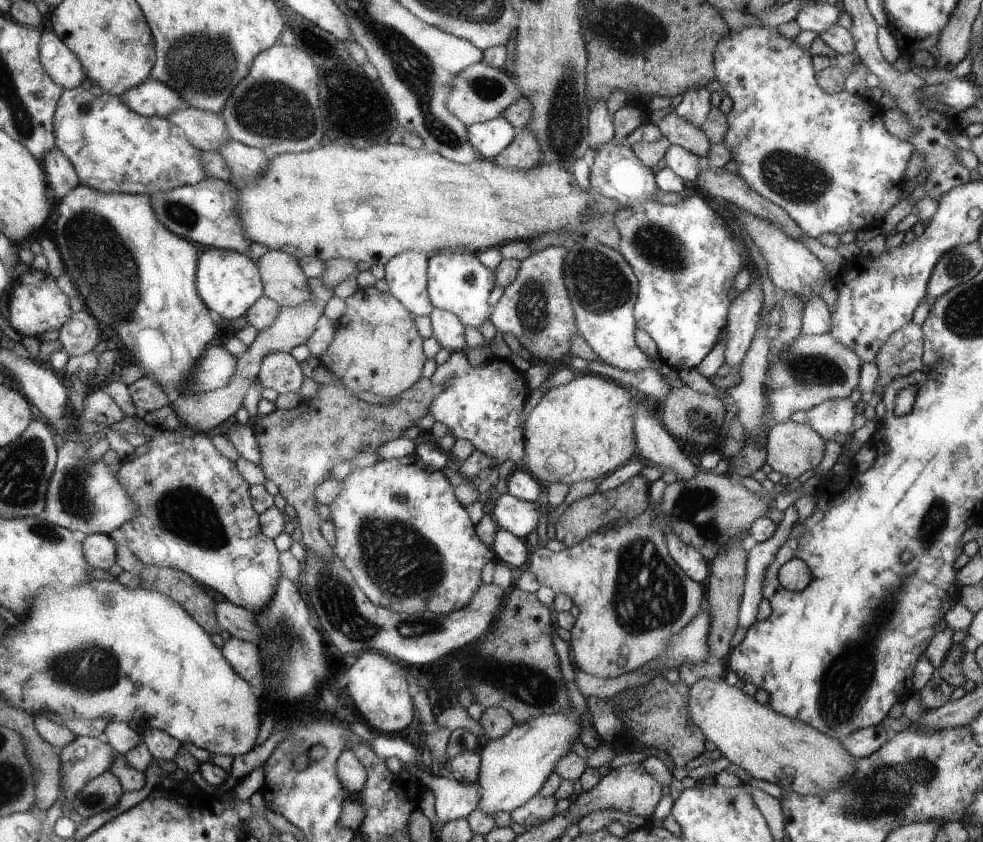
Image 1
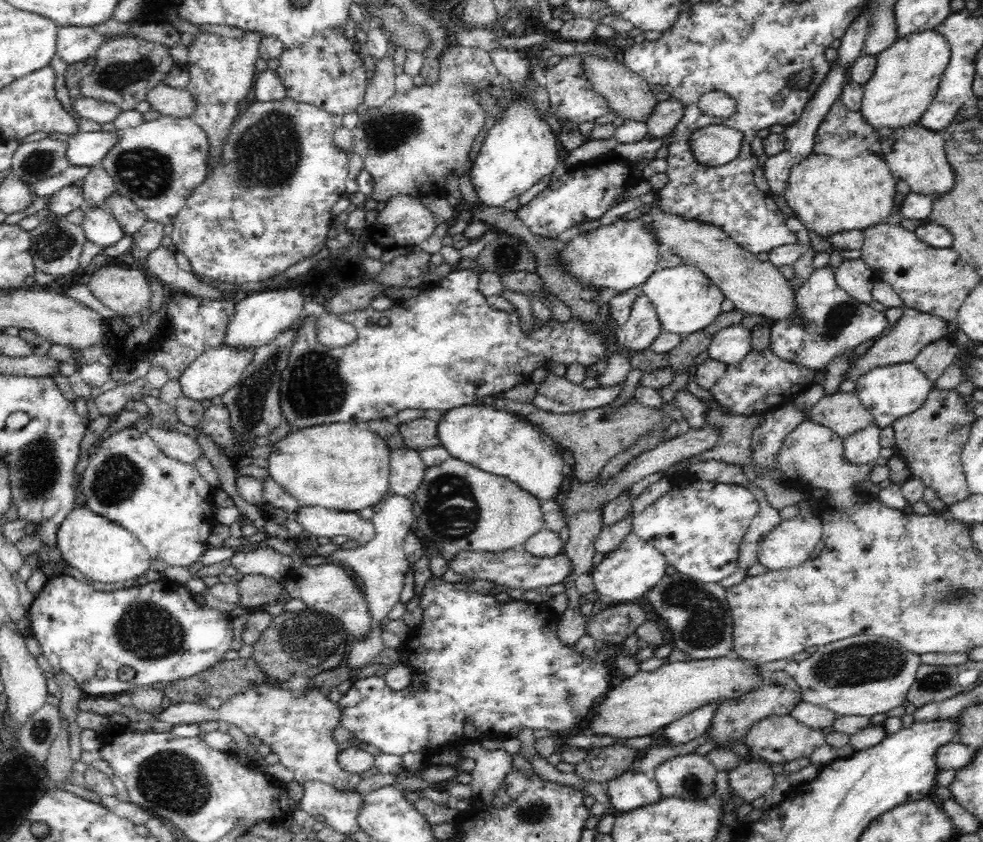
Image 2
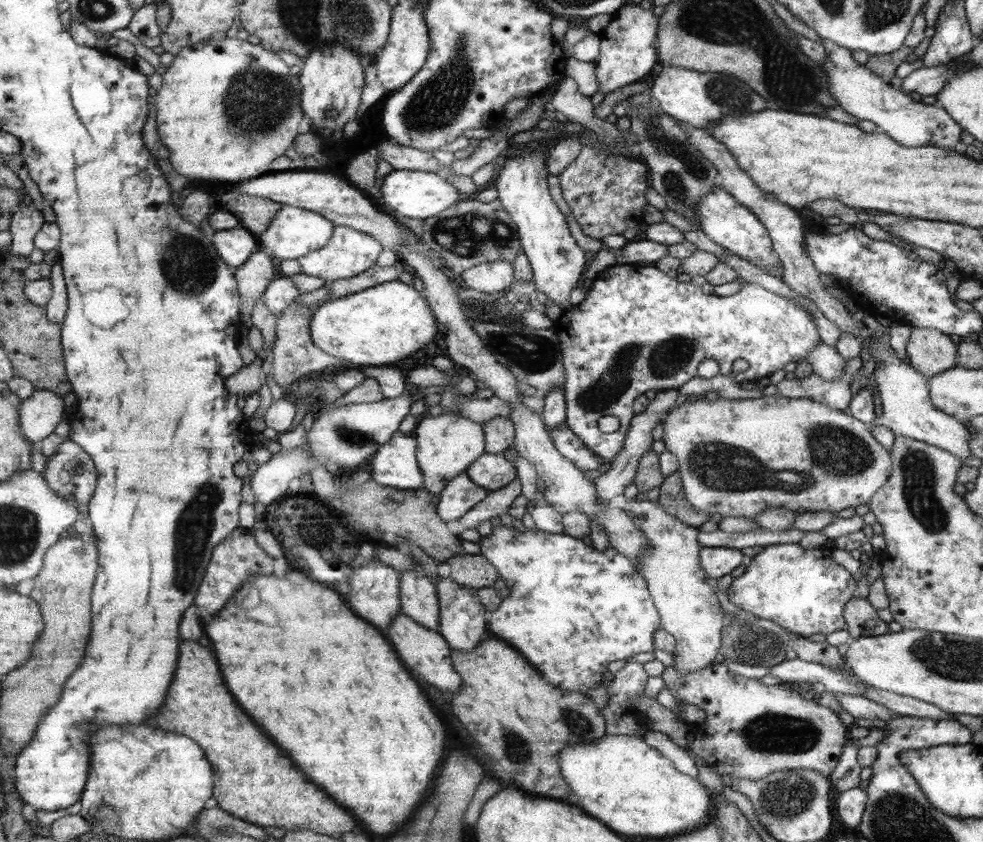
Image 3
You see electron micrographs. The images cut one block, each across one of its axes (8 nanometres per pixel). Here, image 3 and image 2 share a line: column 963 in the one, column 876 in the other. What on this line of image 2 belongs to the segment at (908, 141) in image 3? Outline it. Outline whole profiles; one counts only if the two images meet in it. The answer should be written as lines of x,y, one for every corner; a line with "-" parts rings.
919,123
908,124
902,128
878,129
879,139
875,145
871,146
873,152
880,151
884,155
890,170
897,179
906,180
910,186
910,192
922,195
938,195
948,192
954,184
953,168
950,166
945,151
945,140
941,132
934,132
922,127

